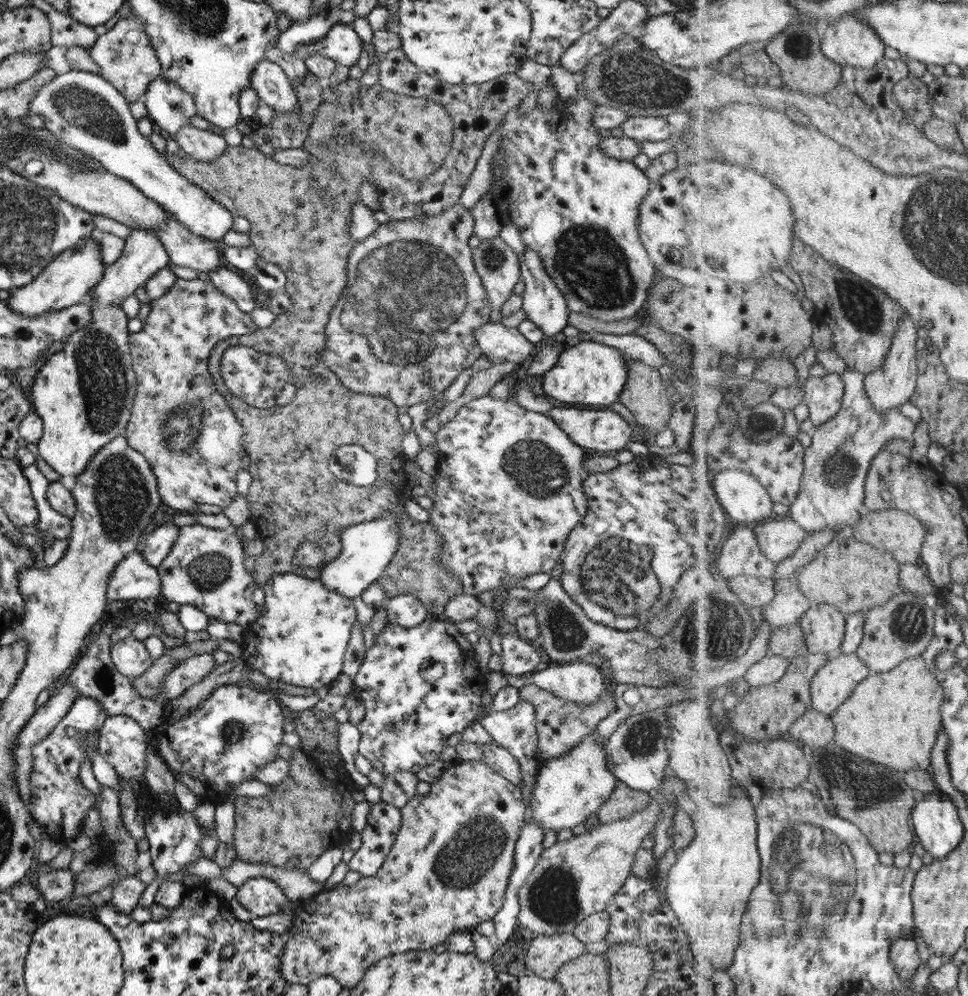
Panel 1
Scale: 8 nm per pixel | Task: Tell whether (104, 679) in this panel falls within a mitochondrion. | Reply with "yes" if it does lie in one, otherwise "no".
no

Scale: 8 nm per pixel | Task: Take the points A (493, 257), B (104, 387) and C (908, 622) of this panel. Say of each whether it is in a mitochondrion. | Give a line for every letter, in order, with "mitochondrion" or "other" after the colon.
A: mitochondrion
B: mitochondrion
C: mitochondrion

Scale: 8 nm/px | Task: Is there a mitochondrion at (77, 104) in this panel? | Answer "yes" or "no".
yes

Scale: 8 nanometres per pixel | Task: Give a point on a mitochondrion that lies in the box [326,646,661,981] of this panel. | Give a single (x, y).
(476, 843)

